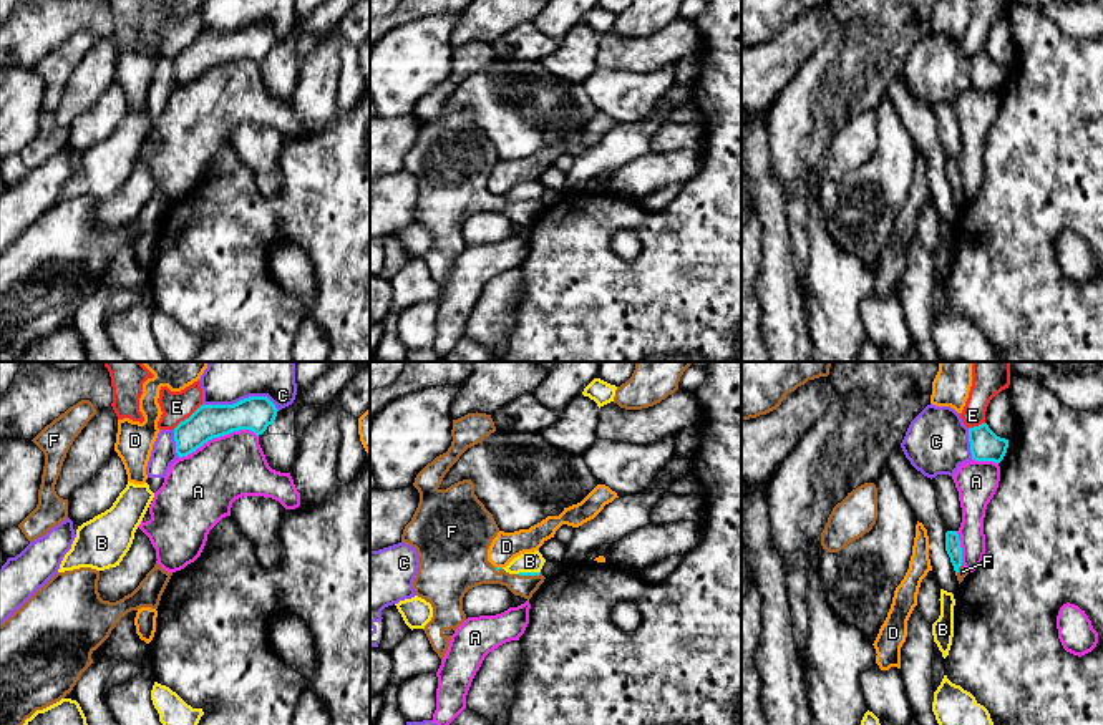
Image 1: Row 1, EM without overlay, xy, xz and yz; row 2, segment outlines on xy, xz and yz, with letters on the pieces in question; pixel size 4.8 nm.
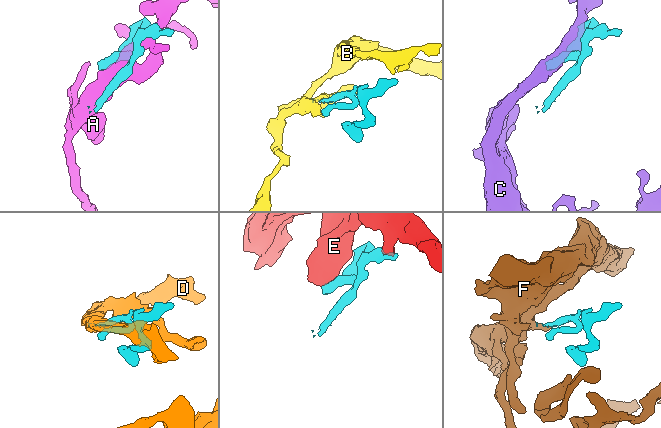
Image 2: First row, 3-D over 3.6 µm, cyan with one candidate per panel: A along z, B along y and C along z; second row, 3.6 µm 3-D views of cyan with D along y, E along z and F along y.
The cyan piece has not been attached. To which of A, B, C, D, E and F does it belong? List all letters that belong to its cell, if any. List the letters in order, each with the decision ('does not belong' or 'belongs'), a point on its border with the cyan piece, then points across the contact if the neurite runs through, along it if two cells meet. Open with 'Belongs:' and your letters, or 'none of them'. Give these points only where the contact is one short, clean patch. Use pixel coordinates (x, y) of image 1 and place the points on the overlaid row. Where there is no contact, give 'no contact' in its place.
Belongs: F
A: does not belong; meets cyan in xy at (218, 437)
B: does not belong; meets cyan in xz at (528, 573); border along xz (539, 571), (518, 573)
C: does not belong; meets cyan in xy at (241, 400)
D: does not belong; meets cyan in xz at (500, 568); border along xz (496, 566), (501, 568)
E: does not belong; meets cyan in xy at (186, 418); border along xy (201, 403), (173, 428)
F: belongs; meets cyan in xz at (528, 574); runs through xz (519, 573), (528, 574), (505, 579), (476, 569)

